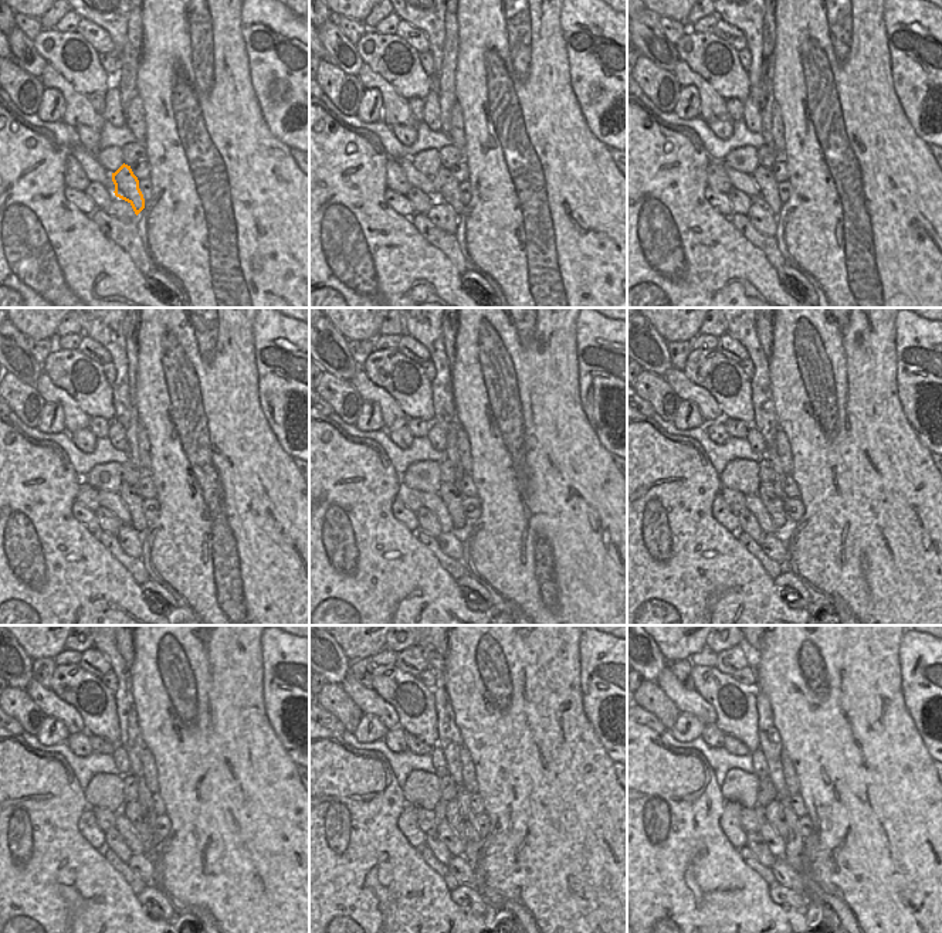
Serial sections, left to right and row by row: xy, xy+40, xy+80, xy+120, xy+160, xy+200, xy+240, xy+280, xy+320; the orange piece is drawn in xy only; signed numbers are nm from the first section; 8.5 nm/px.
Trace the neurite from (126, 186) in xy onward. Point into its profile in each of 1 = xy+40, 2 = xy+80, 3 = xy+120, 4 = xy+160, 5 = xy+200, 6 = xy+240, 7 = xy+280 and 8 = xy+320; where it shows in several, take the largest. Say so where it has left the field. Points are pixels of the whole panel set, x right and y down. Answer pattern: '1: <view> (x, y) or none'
1: xy+40 (447, 190)
2: xy+80 (763, 179)
3: xy+120 (129, 495)
4: xy+160 (450, 495)
5: xy+200 (773, 504)
6: xy+240 (143, 827)
7: xy+280 (453, 813)
8: xy+320 (773, 813)

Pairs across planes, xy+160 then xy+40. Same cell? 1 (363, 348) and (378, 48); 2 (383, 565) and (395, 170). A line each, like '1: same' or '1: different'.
1: different
2: different

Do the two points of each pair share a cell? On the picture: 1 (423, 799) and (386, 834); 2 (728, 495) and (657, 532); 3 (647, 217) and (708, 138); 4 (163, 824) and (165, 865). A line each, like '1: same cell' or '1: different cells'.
1: different cells
2: different cells
3: different cells
4: different cells

